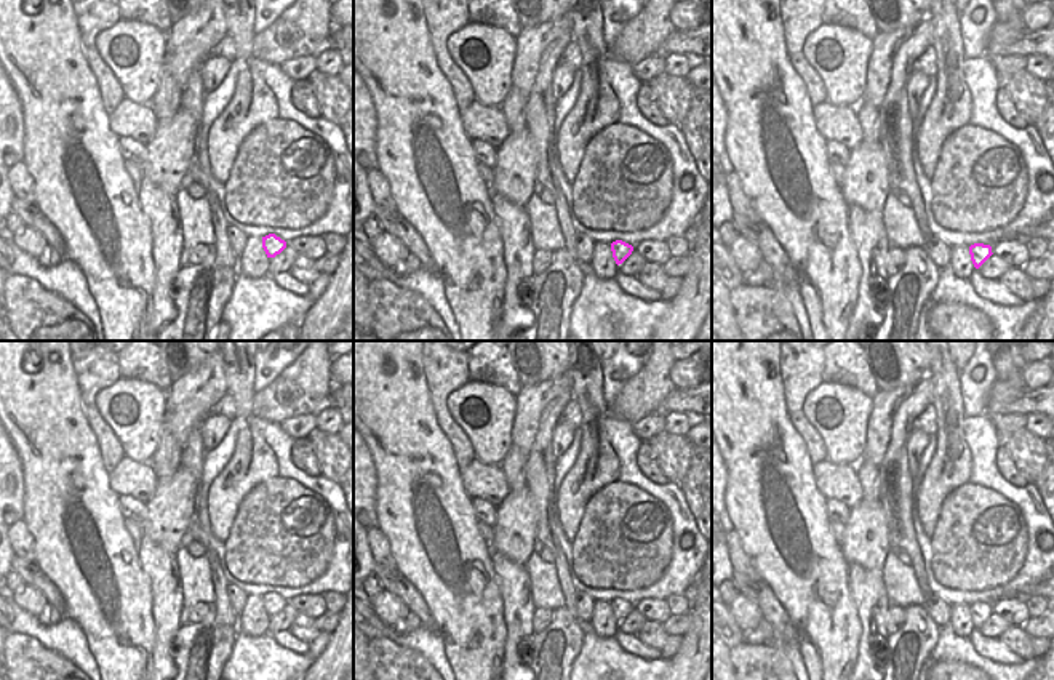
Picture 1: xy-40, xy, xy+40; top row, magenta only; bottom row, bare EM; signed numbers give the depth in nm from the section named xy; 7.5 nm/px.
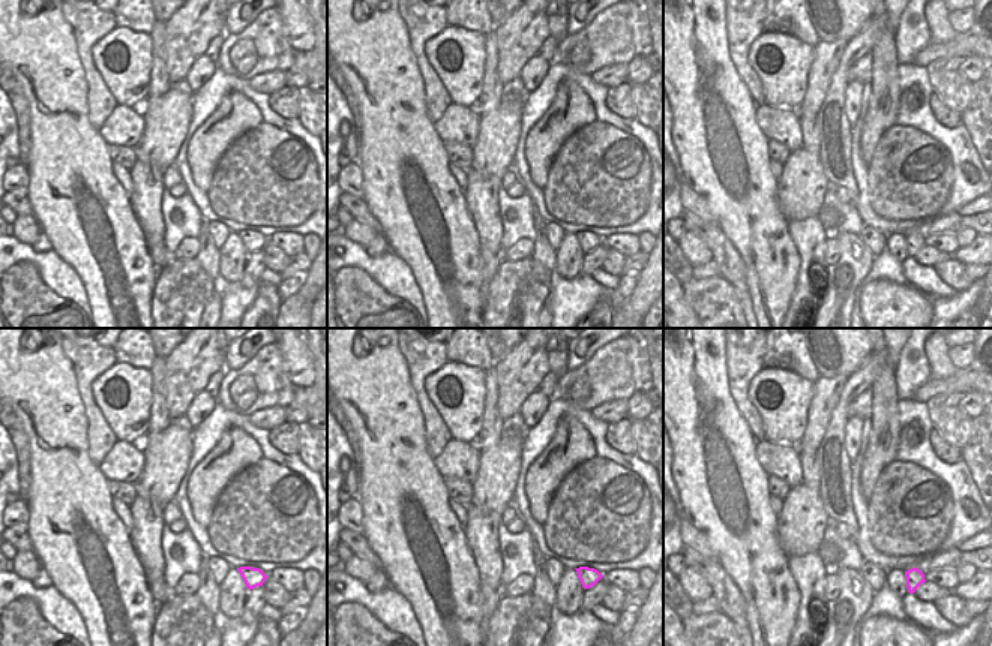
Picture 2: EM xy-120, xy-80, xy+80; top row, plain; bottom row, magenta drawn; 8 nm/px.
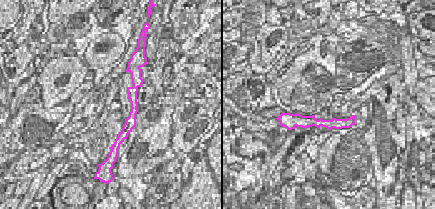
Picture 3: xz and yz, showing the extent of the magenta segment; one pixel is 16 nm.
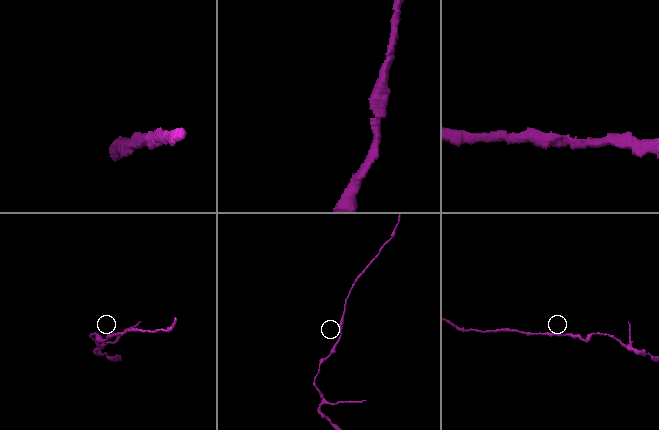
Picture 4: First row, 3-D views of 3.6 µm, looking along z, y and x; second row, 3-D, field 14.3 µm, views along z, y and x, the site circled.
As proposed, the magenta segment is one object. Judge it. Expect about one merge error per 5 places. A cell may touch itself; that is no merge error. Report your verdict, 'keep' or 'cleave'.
keep

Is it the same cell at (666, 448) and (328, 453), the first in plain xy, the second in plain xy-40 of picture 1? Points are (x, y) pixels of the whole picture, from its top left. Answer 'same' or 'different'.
same

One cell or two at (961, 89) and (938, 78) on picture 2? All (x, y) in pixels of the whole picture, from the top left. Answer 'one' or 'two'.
one

